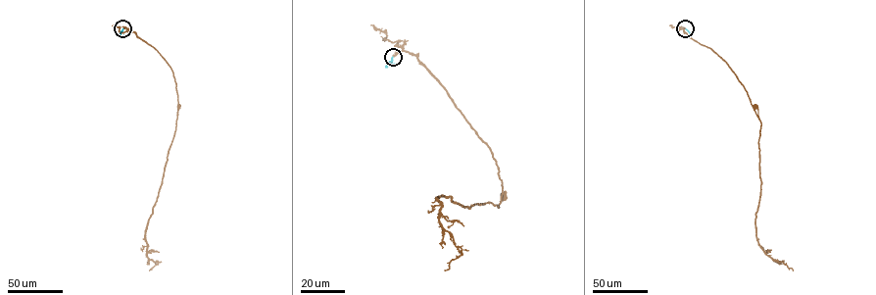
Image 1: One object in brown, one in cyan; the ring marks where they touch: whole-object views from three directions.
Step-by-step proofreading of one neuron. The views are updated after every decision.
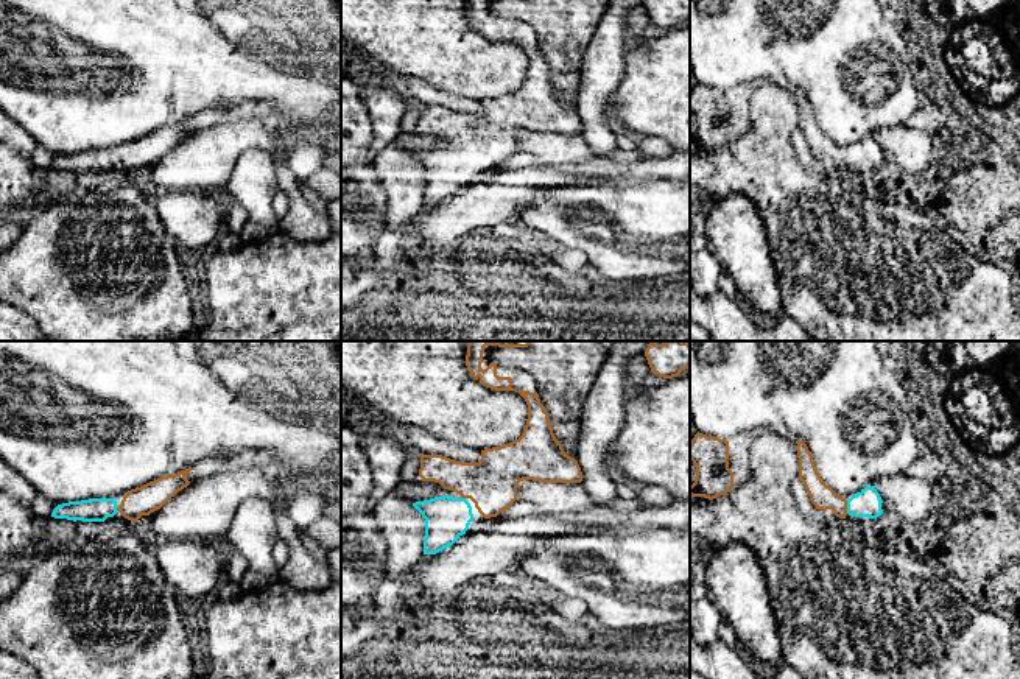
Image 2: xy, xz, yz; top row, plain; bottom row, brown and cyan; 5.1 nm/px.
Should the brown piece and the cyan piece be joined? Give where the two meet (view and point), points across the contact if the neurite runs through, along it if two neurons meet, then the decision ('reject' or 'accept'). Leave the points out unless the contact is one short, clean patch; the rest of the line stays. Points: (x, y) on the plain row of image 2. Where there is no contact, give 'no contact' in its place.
yz (846, 158) | across yz (823, 148), (846, 158), (868, 154) | accept

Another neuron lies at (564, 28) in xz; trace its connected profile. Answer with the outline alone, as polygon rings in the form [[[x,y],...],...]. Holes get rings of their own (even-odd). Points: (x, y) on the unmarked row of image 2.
[[[495,0],[491,11],[534,30],[556,90],[576,111],[582,58],[607,11],[606,0]]]

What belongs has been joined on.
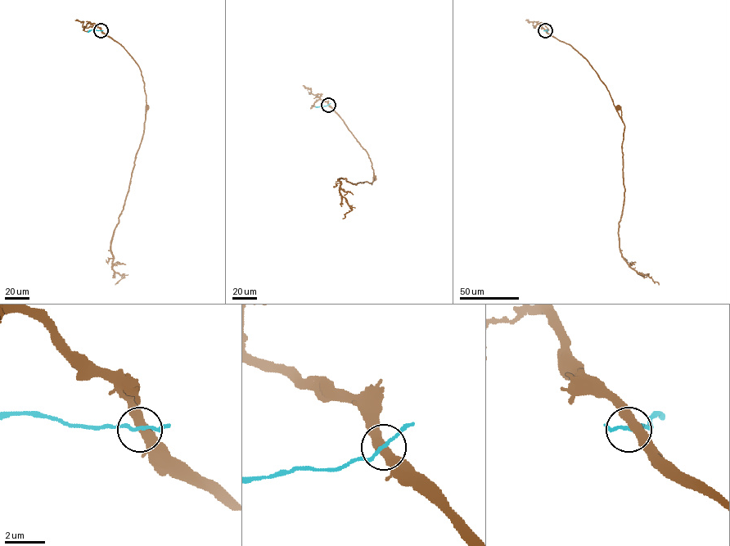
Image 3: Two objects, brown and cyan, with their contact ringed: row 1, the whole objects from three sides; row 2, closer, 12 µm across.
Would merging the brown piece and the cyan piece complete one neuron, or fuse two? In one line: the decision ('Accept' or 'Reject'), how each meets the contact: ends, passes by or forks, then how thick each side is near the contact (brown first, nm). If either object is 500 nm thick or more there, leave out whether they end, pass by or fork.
Reject. At the ring brown passes by. At the ring cyan passes by. Thickness 440 nm (brown) against 140 nm

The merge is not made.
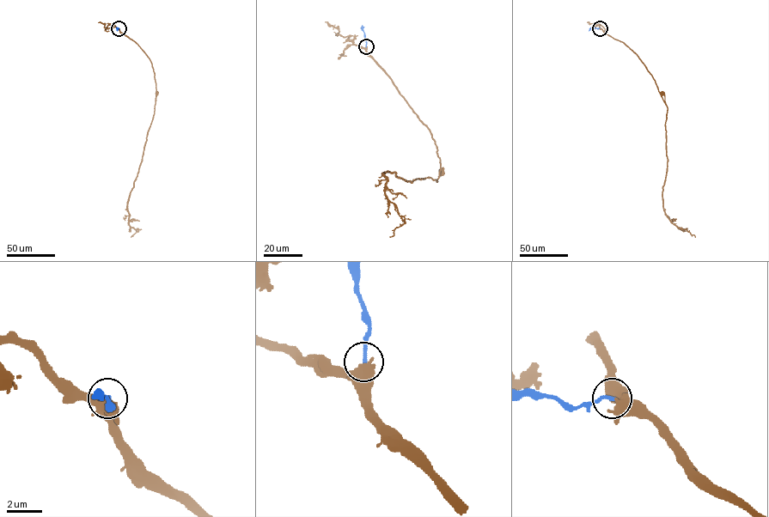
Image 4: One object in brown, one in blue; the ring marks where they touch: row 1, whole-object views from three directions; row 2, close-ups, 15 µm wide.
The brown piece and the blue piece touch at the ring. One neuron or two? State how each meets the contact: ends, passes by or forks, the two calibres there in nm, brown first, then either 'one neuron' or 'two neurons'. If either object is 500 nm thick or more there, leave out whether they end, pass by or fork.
brown passes by; blue ends there; 360 nm thick on the brown side, 190 nm on the other; one neuron

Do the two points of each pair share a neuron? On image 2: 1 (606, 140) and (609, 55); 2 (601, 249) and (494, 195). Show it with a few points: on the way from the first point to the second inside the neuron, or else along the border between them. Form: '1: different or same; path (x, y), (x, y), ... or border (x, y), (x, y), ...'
1: same; path (597, 119), (597, 81), (600, 77)
2: different; border (550, 186), (538, 192), (520, 220)

